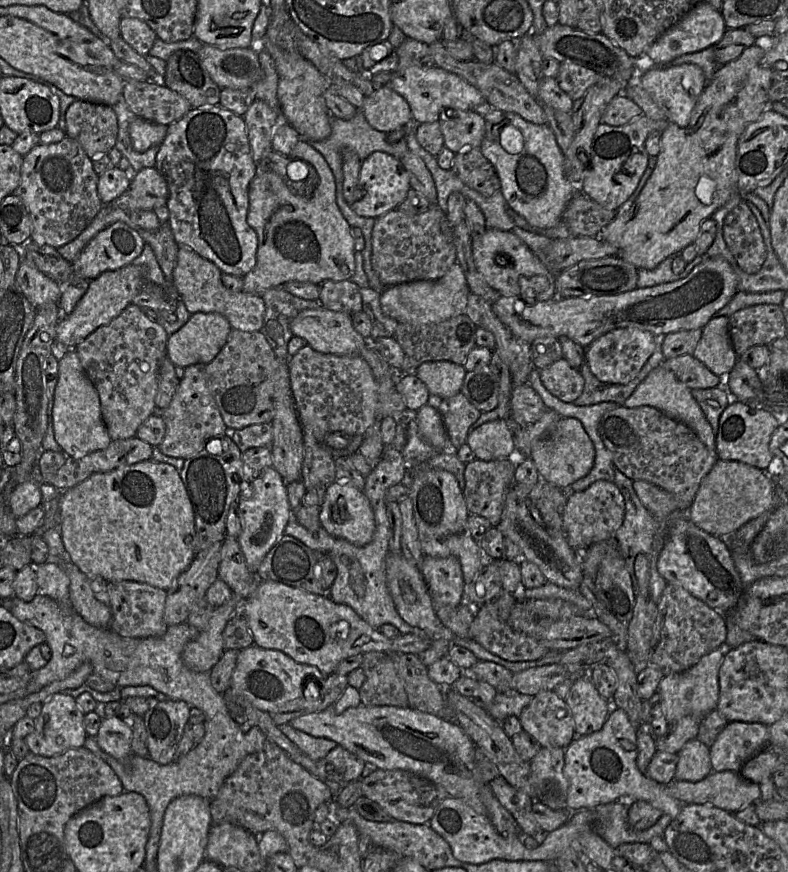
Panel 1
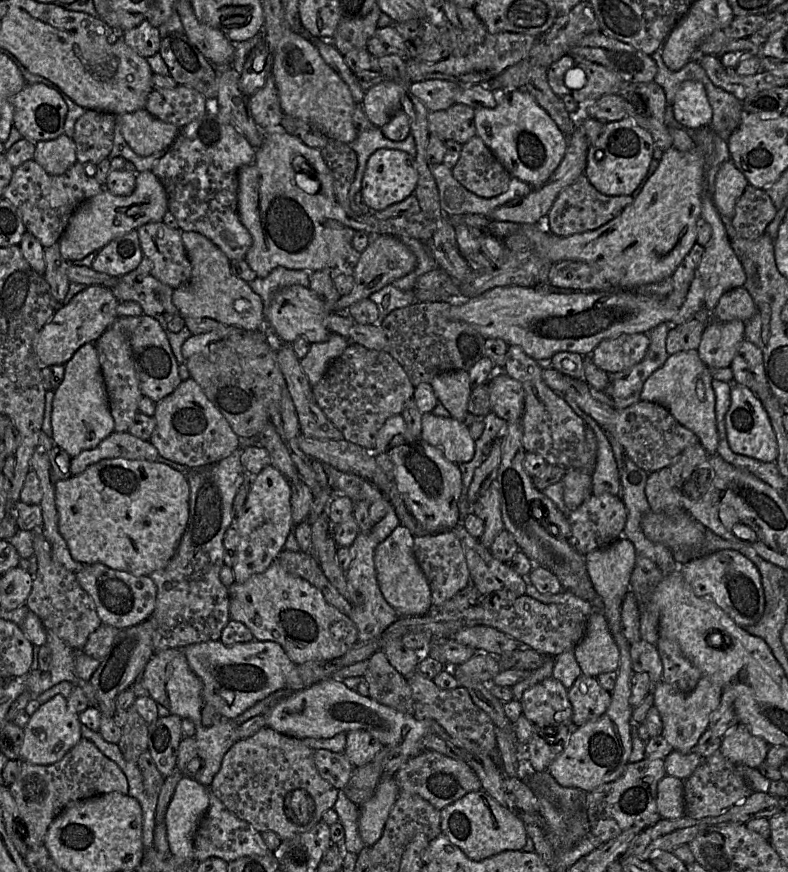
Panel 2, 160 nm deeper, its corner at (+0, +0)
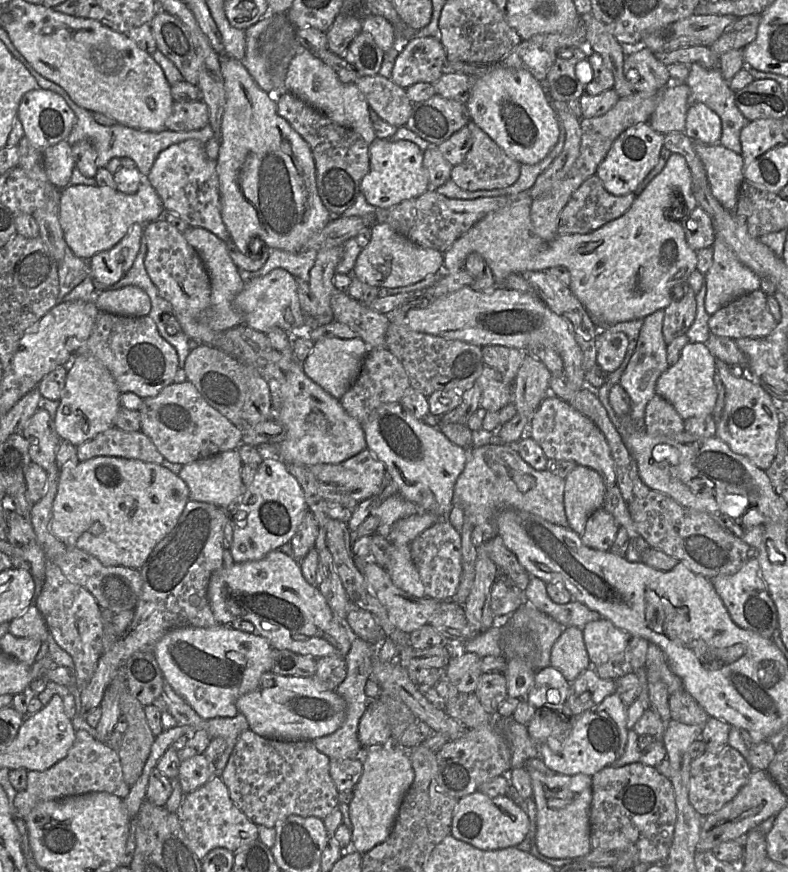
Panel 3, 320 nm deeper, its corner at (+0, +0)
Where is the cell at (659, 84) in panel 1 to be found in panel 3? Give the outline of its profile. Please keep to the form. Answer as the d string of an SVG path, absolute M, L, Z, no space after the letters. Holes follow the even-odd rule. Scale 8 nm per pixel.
M703 103L688 107L684 133L691 140L698 140L706 145L719 144L722 133L720 117Z

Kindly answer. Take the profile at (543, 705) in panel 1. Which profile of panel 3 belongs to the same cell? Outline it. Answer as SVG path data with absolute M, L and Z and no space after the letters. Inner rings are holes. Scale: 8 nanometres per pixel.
M551 665L536 671L533 685L525 696L536 709L545 705L565 704L570 694L570 683Z

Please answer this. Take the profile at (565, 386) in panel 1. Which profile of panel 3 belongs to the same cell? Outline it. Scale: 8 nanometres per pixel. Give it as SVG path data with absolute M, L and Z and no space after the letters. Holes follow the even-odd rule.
M528 352L524 353L524 359L513 384L513 403L517 413L528 417L530 422L538 406L550 394L551 375L549 369L539 359Z

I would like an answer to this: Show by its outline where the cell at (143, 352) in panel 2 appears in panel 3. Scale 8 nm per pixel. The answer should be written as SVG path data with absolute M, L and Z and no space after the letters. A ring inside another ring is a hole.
M100 312L88 340L75 355L92 356L110 371L121 393L132 392L142 399L154 397L174 382L178 365L176 349L159 333L147 316L121 316Z

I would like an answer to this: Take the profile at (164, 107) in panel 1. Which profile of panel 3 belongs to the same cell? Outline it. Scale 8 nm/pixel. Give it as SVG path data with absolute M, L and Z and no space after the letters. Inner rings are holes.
M174 101L172 111L165 121L165 129L177 132L193 131L207 124L209 124L209 109L204 101Z

